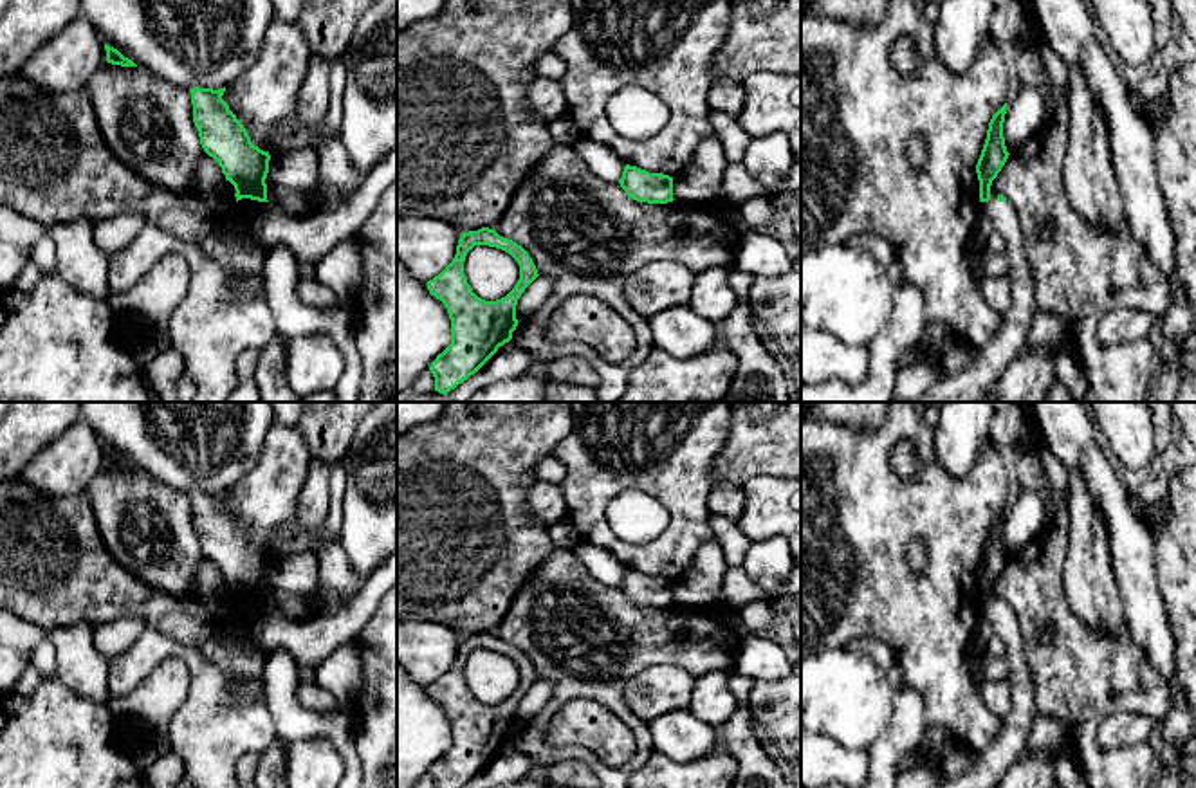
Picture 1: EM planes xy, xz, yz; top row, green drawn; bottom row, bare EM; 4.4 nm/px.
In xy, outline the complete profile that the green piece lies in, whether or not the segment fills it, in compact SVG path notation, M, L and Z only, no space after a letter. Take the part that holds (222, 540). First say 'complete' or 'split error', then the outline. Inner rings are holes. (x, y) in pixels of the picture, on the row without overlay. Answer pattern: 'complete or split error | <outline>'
complete | M197 490L189 496L200 548L235 590L236 606L242 602L269 606L265 582L271 559L251 546L244 528L222 503L225 490L218 494Z

